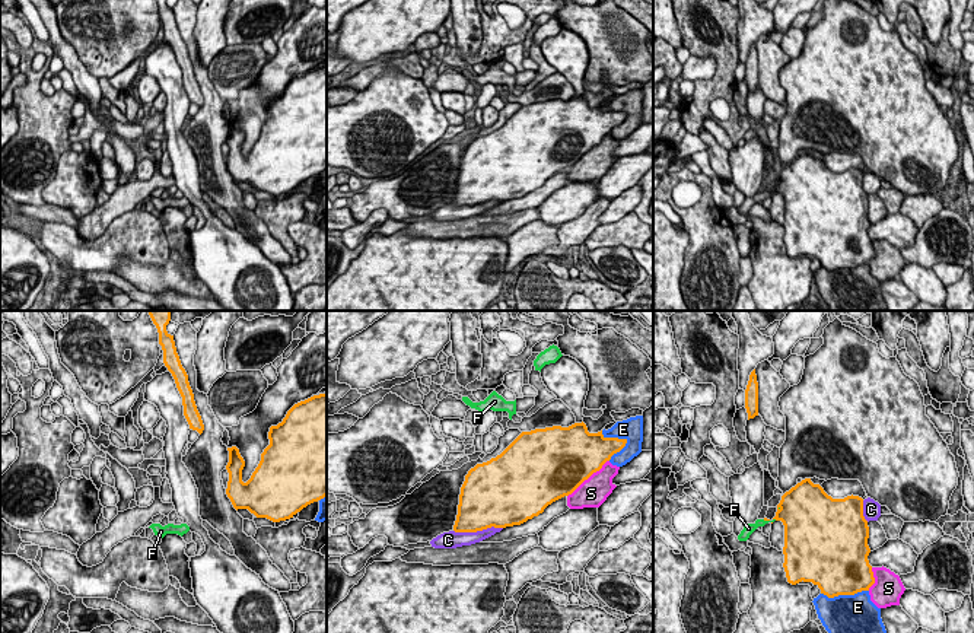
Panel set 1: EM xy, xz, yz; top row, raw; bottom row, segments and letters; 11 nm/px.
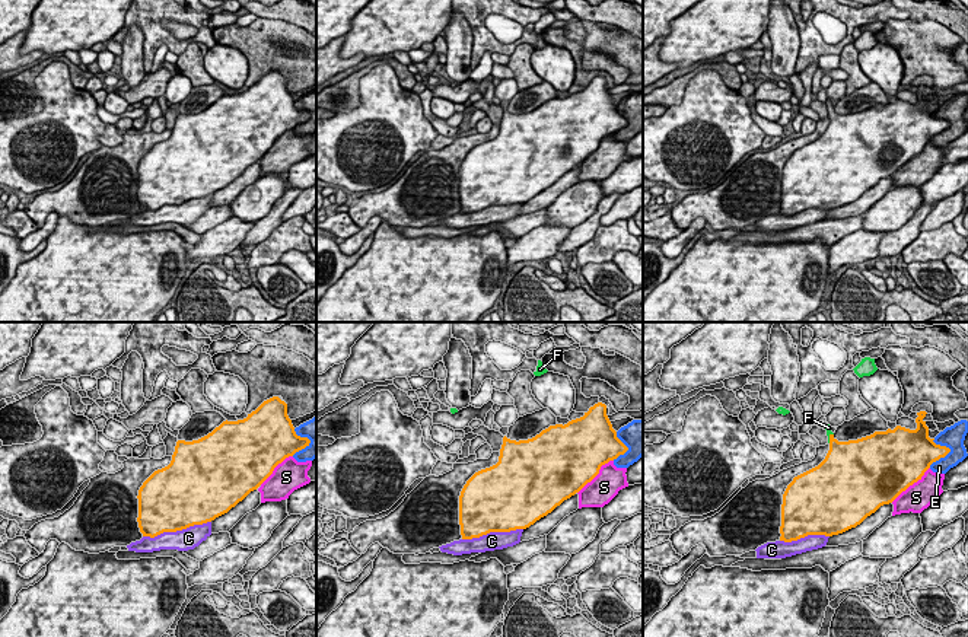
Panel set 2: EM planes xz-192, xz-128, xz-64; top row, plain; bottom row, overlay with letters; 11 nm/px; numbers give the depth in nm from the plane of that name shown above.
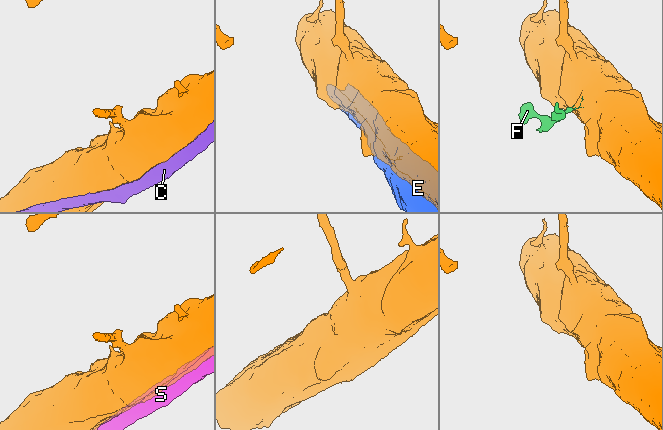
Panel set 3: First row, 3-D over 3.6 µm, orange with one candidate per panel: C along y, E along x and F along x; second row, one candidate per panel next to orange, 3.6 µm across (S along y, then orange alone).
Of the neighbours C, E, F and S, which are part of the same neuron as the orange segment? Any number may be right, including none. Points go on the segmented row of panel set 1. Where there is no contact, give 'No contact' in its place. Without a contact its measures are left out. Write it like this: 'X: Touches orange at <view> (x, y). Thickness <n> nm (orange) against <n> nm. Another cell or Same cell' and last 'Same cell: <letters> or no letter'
C: Touches orange at xz (477, 530). Thickness 480 nm (orange) against 160 nm. Another cell
E: Touches orange at xz (623, 439). Thickness 260 nm (orange) against 260 nm. Another cell
F: Touches orange at yz (772, 522). Thickness 300 nm (orange) against 120 nm. Same cell
S: Touches orange at xz (588, 477). Thickness 500 nm (orange) against 320 nm. Another cell
Same cell: F

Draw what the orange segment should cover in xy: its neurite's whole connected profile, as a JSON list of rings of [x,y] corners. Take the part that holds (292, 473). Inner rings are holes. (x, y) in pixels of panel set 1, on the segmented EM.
[[[327,392],[295,404],[281,423],[270,427],[268,439],[270,445],[246,483],[242,481],[245,461],[239,449],[227,448],[226,494],[236,510],[248,509],[257,518],[280,522],[327,496]]]

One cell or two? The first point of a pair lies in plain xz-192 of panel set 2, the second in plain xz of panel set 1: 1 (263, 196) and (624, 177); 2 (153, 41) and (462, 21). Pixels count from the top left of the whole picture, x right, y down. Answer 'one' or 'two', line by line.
1: two
2: two

